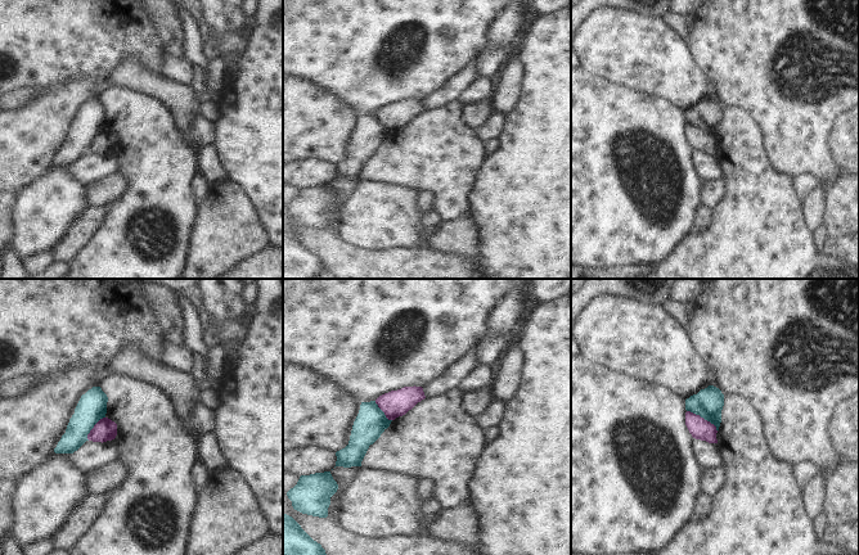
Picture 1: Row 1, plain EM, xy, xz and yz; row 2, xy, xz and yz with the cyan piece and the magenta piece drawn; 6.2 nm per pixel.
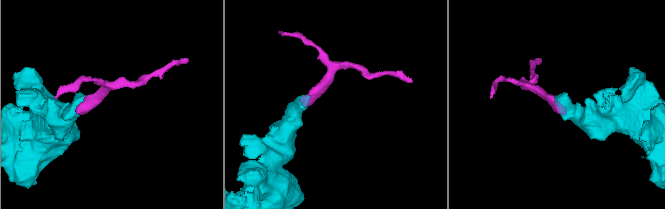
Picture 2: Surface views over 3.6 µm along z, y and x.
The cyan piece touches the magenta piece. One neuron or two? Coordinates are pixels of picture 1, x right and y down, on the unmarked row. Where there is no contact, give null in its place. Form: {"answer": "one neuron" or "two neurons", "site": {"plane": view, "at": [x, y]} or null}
{"answer": "two neurons", "site": {"plane": "yz", "at": [704, 130]}}

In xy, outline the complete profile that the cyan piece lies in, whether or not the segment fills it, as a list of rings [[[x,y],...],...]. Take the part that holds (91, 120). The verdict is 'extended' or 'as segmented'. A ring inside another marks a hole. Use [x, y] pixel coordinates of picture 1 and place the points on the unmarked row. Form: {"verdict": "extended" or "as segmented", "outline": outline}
{"verdict": "as segmented", "outline": [[[93,99],[82,107],[54,164],[73,166],[89,153],[90,143],[100,131],[105,130],[107,114],[108,109],[100,99]]]}

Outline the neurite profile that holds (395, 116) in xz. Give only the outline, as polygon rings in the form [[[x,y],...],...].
[[[414,98],[384,105],[375,112],[375,116],[388,132],[395,132],[396,130],[405,127],[424,110],[423,100]]]

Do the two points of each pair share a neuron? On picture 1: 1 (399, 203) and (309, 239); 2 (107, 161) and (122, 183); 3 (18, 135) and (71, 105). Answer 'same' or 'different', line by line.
1: different
2: different
3: same

